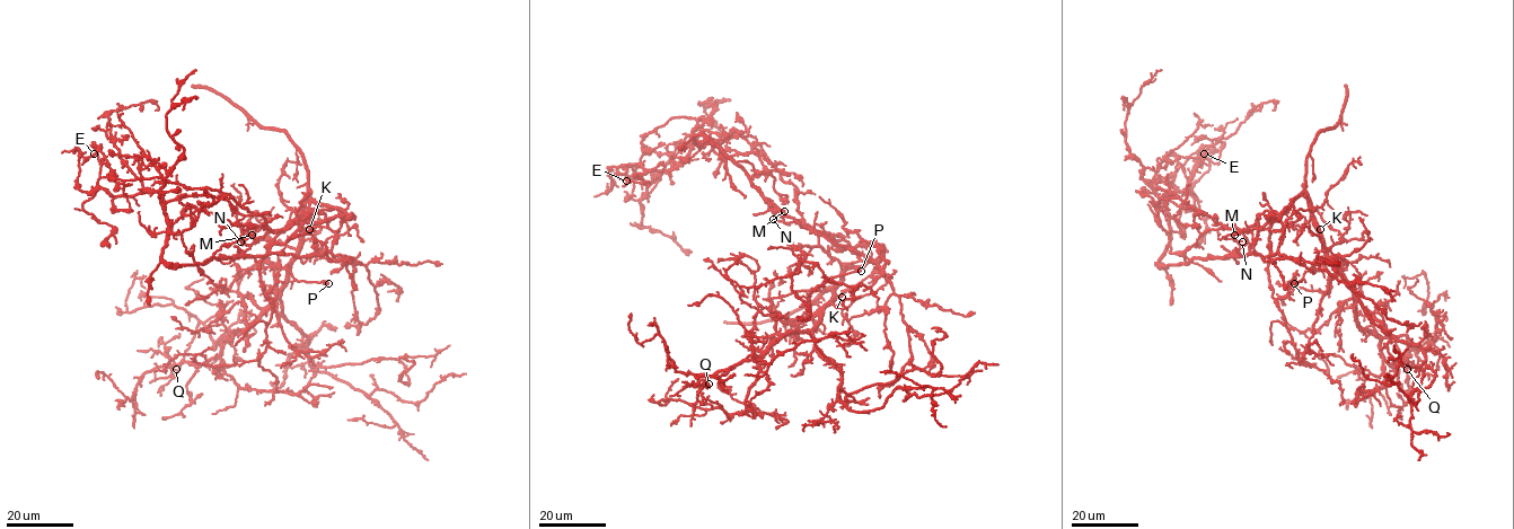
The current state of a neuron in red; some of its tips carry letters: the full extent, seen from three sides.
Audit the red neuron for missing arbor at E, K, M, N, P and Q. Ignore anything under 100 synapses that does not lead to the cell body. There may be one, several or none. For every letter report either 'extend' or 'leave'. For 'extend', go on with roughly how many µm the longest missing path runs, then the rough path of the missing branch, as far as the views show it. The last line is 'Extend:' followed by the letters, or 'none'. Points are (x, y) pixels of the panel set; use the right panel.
E: leave
K: leave
M: leave
N: leave
P: leave
Q: leave
Extend: none

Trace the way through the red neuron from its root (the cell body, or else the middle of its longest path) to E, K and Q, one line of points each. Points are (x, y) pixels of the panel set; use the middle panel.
E: (842, 270), (773, 164), (754, 147), (696, 140), (695, 118), (652, 131), (626, 181)
K: (842, 270), (841, 281), (834, 288), (842, 297)
Q: (842, 270), (834, 297), (811, 329), (785, 333), (760, 356), (715, 371), (705, 380), (709, 384)

